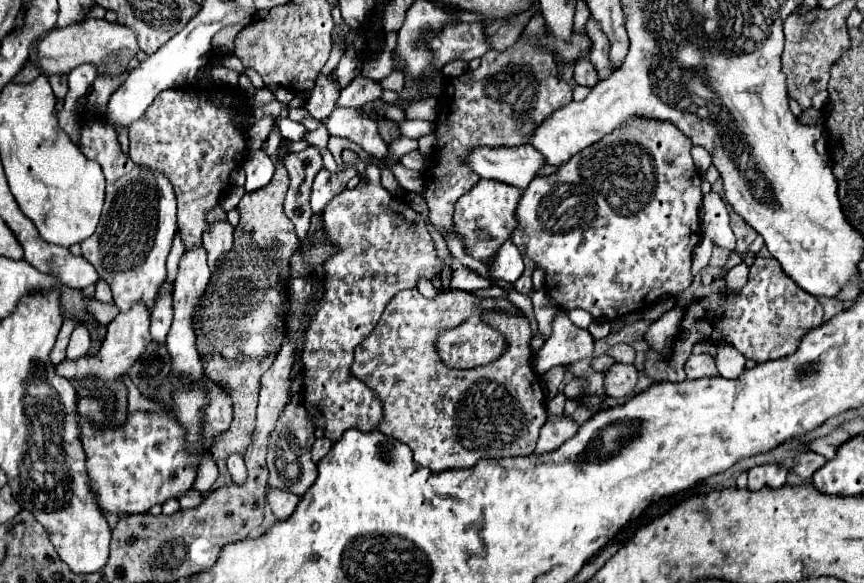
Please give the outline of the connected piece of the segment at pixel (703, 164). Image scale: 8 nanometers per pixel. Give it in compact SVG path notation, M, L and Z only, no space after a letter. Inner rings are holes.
M692 146L692 158L694 158L694 164L696 164L696 168L698 168L700 172L706 172L708 166L712 164L710 154L708 154L706 148L702 148L702 146Z

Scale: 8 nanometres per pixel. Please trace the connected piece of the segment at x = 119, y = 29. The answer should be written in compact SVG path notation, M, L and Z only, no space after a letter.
M90 18L80 26L56 28L38 42L38 60L40 68L46 74L68 74L72 68L88 62L96 66L98 76L116 78L128 68L128 64L136 58L138 52L140 52L138 38L134 36L132 28L98 18Z

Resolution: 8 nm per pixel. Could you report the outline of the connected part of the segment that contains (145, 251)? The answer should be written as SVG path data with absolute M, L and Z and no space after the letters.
M100 118L82 120L82 140L80 140L82 152L90 160L96 160L106 176L106 202L102 208L102 216L96 232L80 244L82 256L96 268L98 276L110 284L114 294L114 304L120 308L120 312L128 312L134 304L144 304L148 312L152 312L160 286L166 280L166 258L170 254L172 240L176 234L176 196L172 184L164 174L146 170L134 164L126 154L122 154L114 128L102 122L104 120Z

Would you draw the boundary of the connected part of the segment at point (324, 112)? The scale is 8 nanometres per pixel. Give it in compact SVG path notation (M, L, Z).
M334 72L318 74L316 84L312 88L312 98L308 100L306 110L310 110L310 114L316 120L324 120L334 110L338 94L340 94L340 86L338 86L338 80L336 80Z

